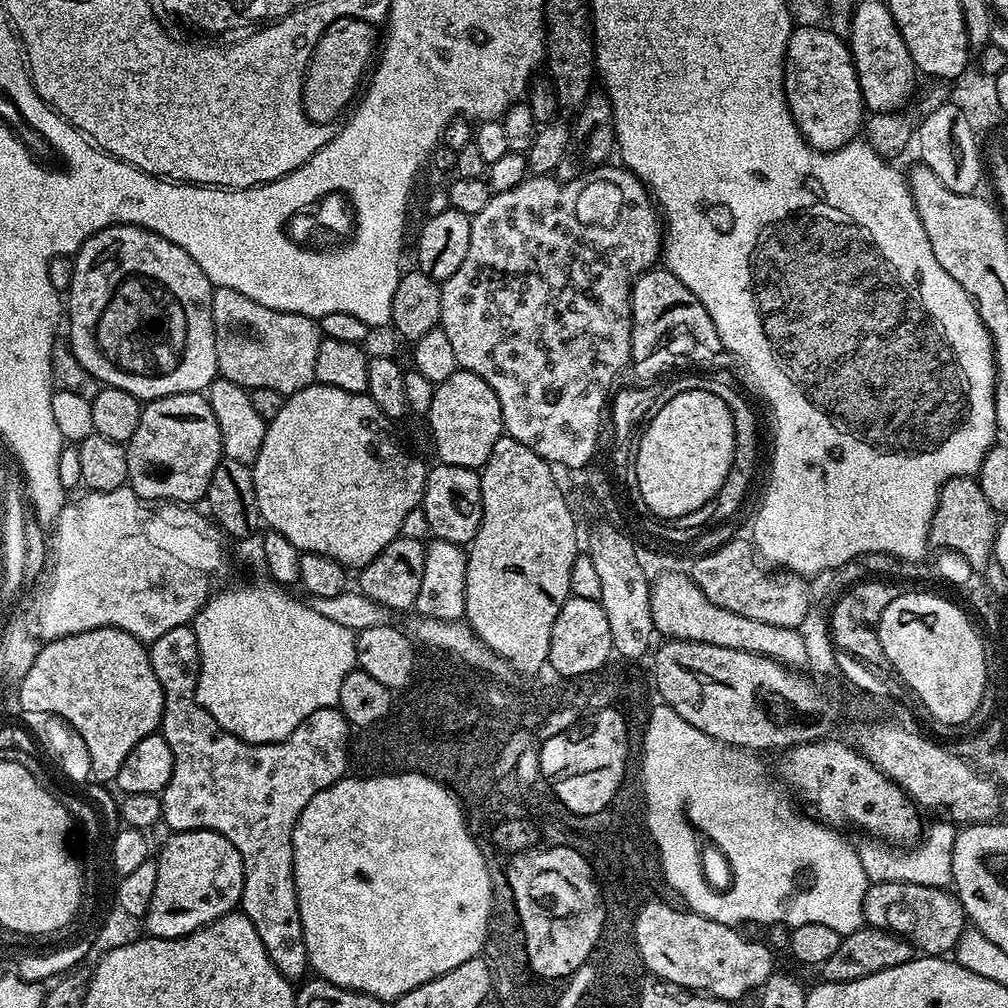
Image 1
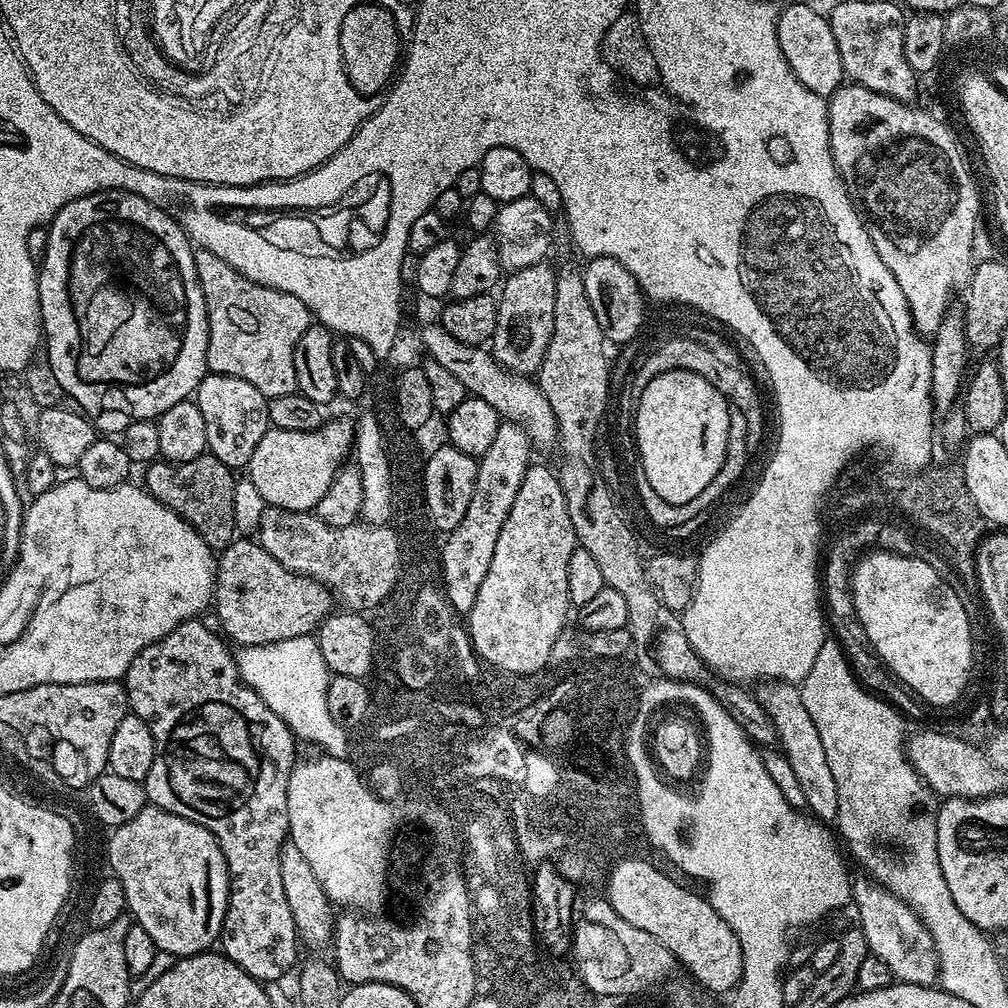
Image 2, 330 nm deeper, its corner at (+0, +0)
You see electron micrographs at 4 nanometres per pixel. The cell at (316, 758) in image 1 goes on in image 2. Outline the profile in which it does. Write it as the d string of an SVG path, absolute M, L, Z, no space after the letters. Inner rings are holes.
M199 619L187 620L179 624L170 634L166 634L158 642L143 648L134 658L134 662L128 667L122 681L126 693L126 703L131 715L142 718L142 722L152 725L154 742L156 743L156 757L154 766L150 766L150 774L142 781L144 790L148 794L149 801L157 808L165 808L167 812L178 814L190 822L202 825L210 830L215 836L220 849L224 851L224 859L228 861L228 909L224 919L224 930L222 933L223 955L233 960L246 974L250 974L256 980L265 982L268 980L285 979L288 971L295 969L298 964L296 960L296 948L298 949L298 937L294 926L294 917L290 915L290 906L286 902L286 890L282 890L282 866L280 865L280 851L289 839L288 835L288 779L293 768L298 763L296 757L297 737L249 684L245 684L240 678L240 671L236 665L236 657L233 649L226 643L225 637L219 631L211 632L206 625L200 624Z

